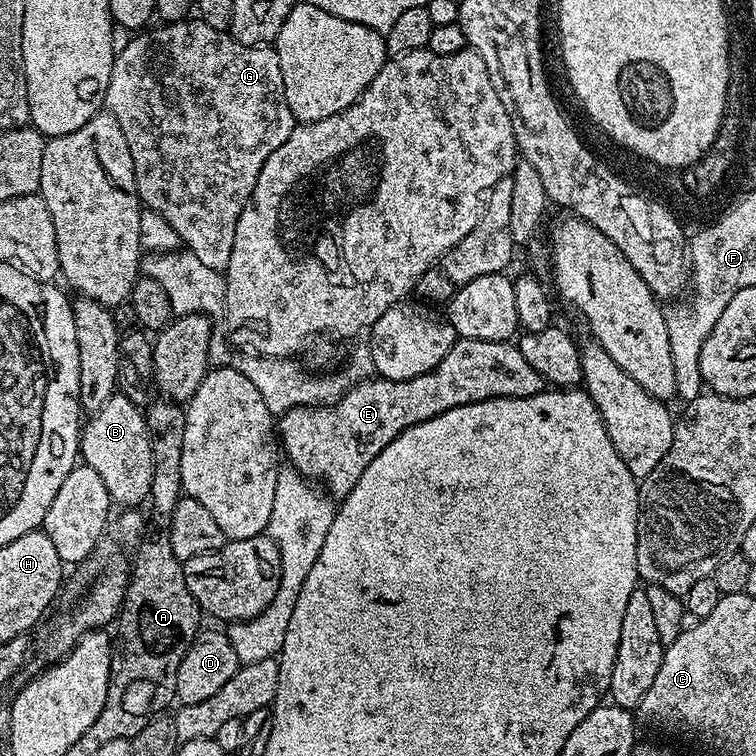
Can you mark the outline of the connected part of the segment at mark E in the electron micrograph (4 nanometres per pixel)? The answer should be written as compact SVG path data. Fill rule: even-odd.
M463 338L455 342L449 343L447 354L429 372L398 380L364 380L361 384L353 383L337 400L326 404L306 404L286 410L278 418L278 436L282 441L283 455L284 452L288 455L287 463L301 476L319 482L323 491L333 501L339 502L350 494L350 490L354 490L358 478L362 478L362 470L366 470L366 466L370 466L370 462L374 462L374 458L378 458L378 454L382 454L382 450L386 450L386 446L394 442L394 438L398 438L398 434L402 434L410 426L426 422L458 406L494 398L526 398L545 391L544 379L540 377L538 370L534 370L534 366L530 366L530 362L526 362L526 358L522 358L515 343Z

